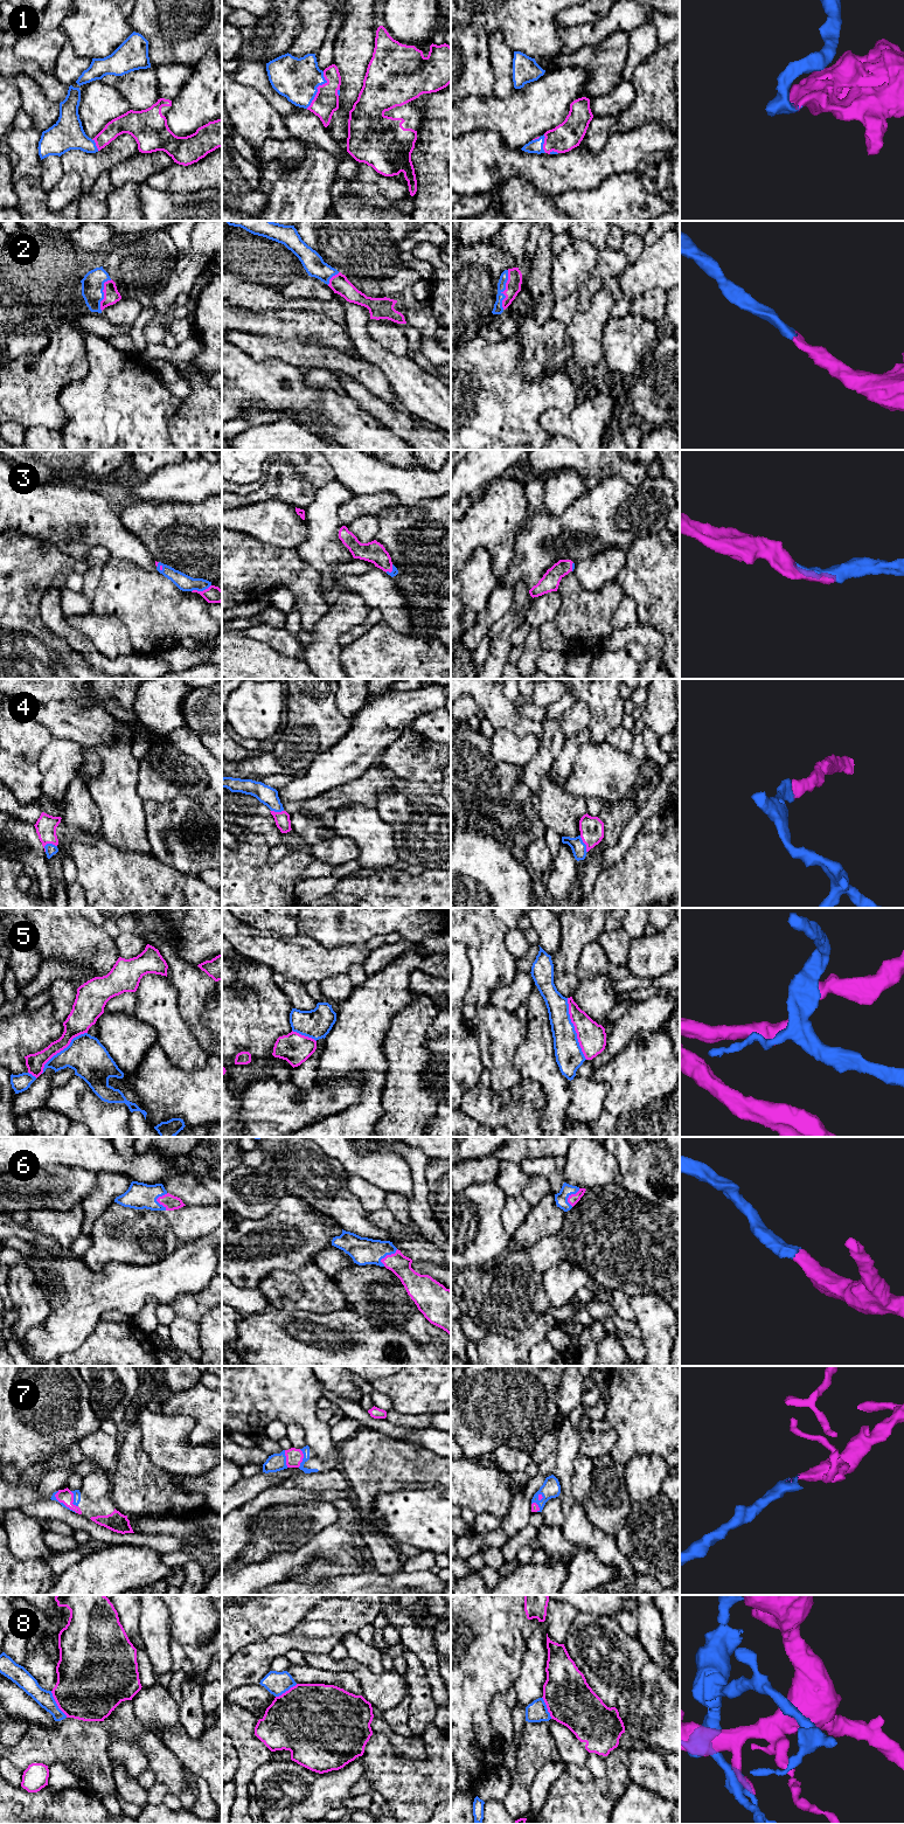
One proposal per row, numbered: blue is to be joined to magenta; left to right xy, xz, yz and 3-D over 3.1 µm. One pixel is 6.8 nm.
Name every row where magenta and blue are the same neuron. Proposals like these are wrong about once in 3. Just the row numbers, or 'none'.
1, 2, 3, 4, 6, 7

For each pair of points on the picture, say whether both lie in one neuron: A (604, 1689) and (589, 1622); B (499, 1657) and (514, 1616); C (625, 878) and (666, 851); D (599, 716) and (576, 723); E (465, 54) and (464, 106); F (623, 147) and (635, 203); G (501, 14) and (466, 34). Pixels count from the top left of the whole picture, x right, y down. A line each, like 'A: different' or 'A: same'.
A: same
B: same
C: same
D: different
E: different
F: different
G: different

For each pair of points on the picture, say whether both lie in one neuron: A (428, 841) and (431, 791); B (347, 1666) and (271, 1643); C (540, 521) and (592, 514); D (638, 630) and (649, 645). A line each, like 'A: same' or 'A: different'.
A: same
B: different
C: same
D: same

